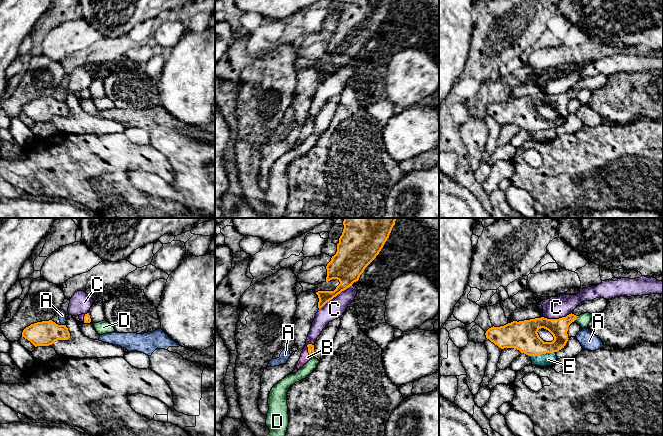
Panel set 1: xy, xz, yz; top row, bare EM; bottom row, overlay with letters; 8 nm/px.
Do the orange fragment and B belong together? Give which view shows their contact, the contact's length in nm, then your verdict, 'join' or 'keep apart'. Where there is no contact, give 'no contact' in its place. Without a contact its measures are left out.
contact in xz; length 100 nm; join

